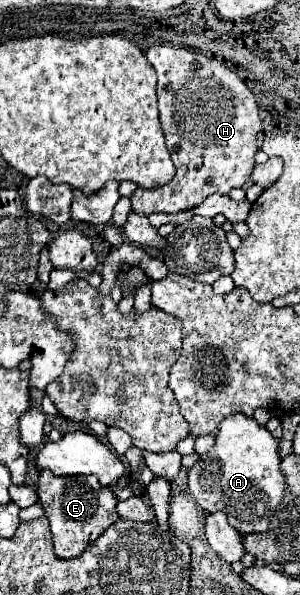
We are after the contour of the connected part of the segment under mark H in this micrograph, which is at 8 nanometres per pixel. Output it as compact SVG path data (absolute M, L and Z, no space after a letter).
M177 46L147 48L145 56L157 70L157 78L159 78L157 80L159 114L161 114L161 126L165 132L167 148L175 164L175 178L169 184L159 188L139 188L135 196L131 198L133 212L143 216L149 216L153 212L177 214L177 212L199 206L207 196L215 192L229 194L231 188L243 188L243 184L247 182L255 166L255 154L259 150L257 134L261 132L261 126L263 126L255 94L233 70L229 70L227 66L223 66L211 56L197 54L193 50L177 48Z

